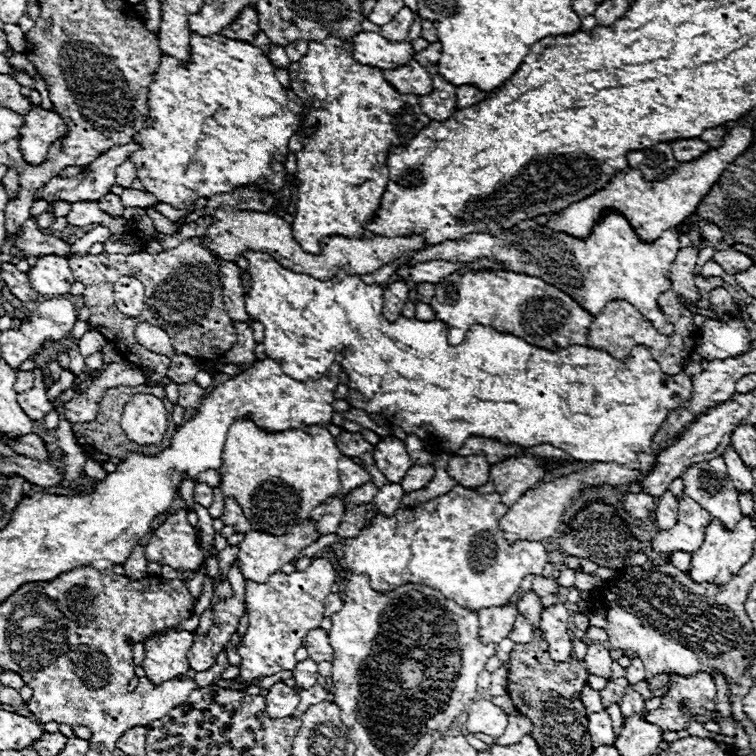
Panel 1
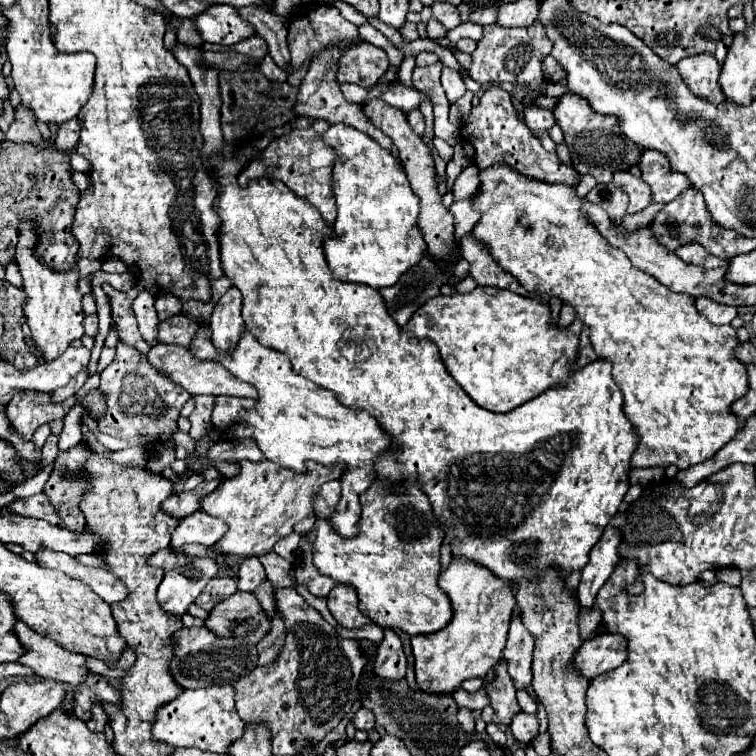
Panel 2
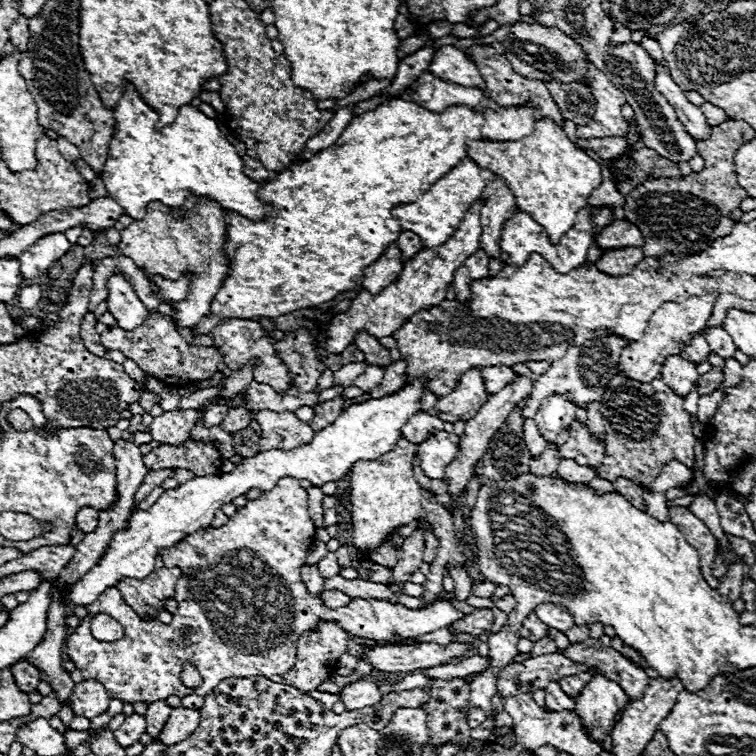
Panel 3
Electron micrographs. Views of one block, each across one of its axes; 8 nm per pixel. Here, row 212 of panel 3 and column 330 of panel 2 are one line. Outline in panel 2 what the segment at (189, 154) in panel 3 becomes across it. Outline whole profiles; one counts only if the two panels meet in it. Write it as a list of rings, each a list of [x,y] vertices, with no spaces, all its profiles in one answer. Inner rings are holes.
[[[336,124],[324,134],[324,142],[346,158],[346,162],[334,164],[338,218],[332,226],[334,234],[324,242],[332,276],[342,282],[368,284],[374,290],[394,286],[426,250],[418,230],[420,200],[412,192],[402,164],[364,132]]]

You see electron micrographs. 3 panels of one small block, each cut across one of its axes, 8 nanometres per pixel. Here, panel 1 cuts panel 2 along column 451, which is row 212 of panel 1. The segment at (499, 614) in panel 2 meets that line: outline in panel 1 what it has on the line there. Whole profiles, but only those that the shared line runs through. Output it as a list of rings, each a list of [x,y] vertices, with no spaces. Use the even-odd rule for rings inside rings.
[[[752,120],[736,122],[736,126],[732,126],[726,132],[722,146],[710,148],[704,156],[700,156],[700,160],[680,162],[678,168],[668,170],[662,178],[658,178],[654,182],[644,180],[642,172],[632,170],[632,168],[628,168],[628,172],[618,172],[610,178],[612,180],[610,184],[606,184],[604,188],[600,188],[592,196],[586,196],[578,204],[568,206],[560,216],[554,216],[548,222],[548,226],[552,230],[558,230],[558,232],[566,232],[566,234],[572,234],[578,238],[586,238],[590,234],[594,222],[600,218],[602,210],[614,208],[628,218],[628,222],[632,224],[632,228],[636,230],[636,234],[644,242],[658,240],[664,230],[684,224],[686,218],[690,218],[696,212],[700,200],[708,194],[712,184],[716,184],[720,174],[726,170],[726,166],[732,164],[736,160],[736,156],[744,154],[746,148],[752,144],[752,140],[754,140],[754,122]]]

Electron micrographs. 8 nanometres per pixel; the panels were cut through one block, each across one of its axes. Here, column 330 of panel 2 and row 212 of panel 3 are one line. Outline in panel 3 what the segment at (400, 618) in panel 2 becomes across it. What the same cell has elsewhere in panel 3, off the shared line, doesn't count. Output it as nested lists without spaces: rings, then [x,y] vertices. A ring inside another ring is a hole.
[[[548,118],[536,122],[534,134],[518,142],[468,142],[468,158],[480,168],[502,176],[516,198],[518,210],[528,212],[532,218],[540,218],[538,222],[546,228],[554,244],[574,226],[578,210],[588,206],[588,196],[602,184],[600,164],[584,150],[576,148],[566,132]]]

